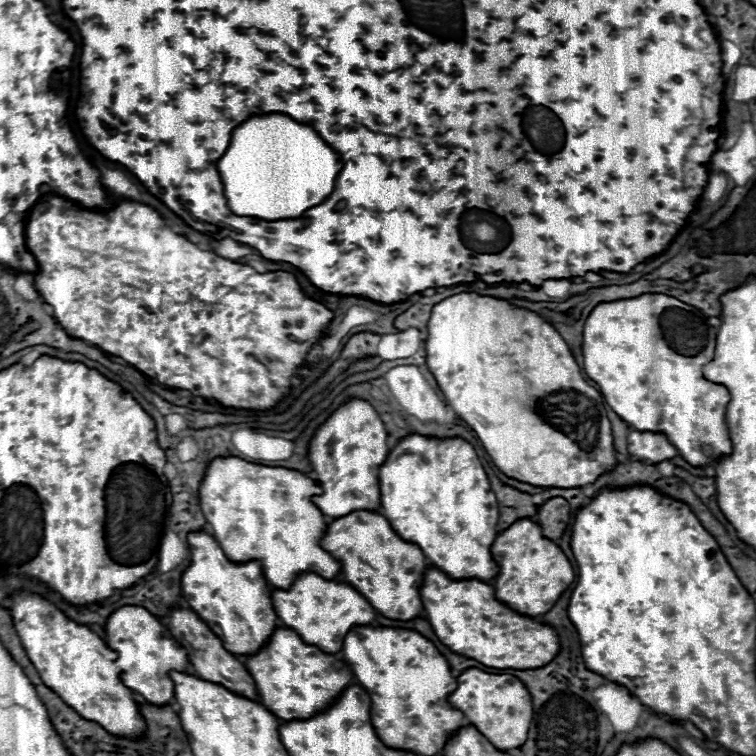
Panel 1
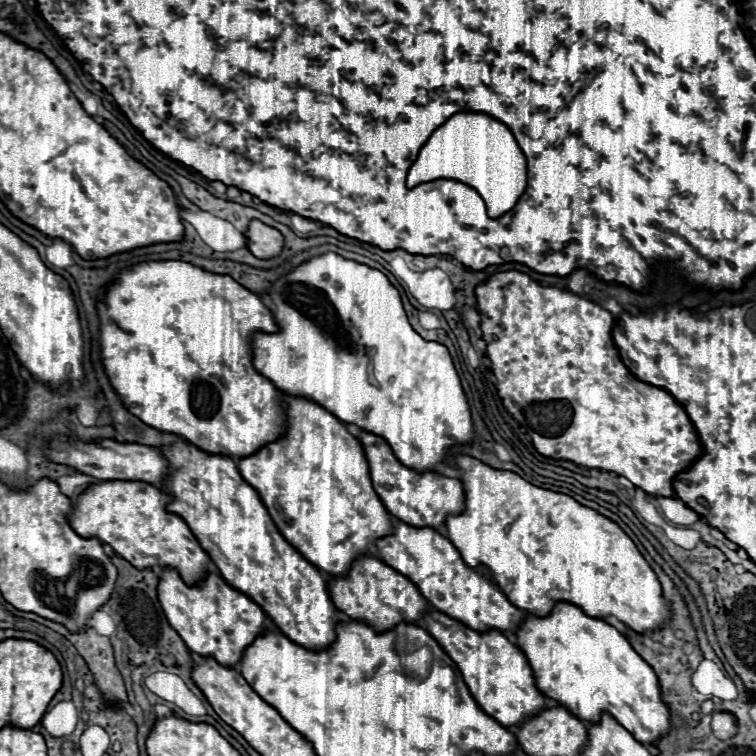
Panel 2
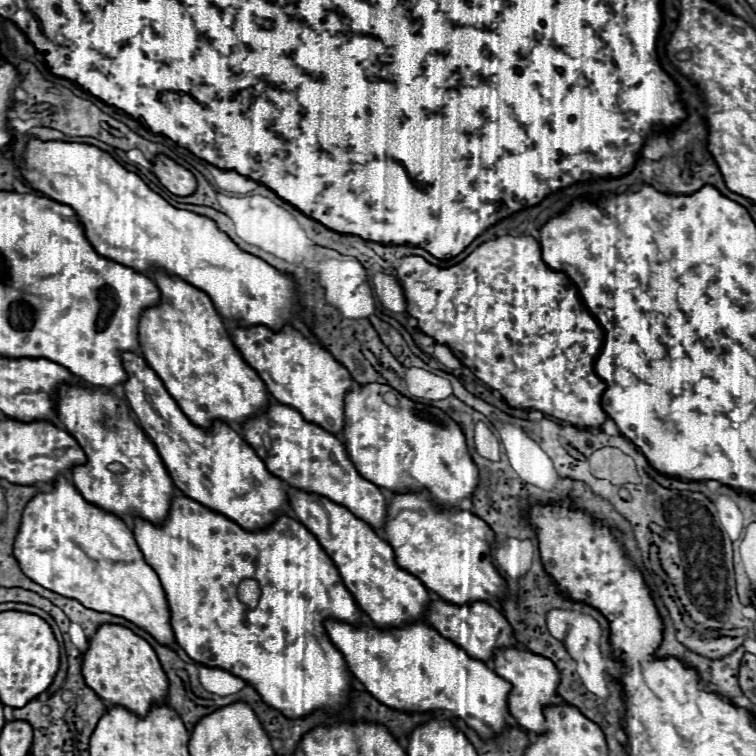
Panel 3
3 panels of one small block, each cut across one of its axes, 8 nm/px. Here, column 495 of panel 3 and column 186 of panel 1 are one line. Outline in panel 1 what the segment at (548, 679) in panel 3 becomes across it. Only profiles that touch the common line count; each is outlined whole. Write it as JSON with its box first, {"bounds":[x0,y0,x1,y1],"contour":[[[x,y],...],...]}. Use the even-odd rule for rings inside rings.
{"bounds":[104,606,188,704],"contour":[[[124,606],[108,616],[108,624],[104,626],[106,644],[110,650],[118,654],[118,662],[122,662],[122,682],[142,694],[152,704],[168,704],[174,698],[174,682],[170,680],[170,670],[188,670],[188,654],[182,644],[174,640],[168,628],[164,628],[146,608],[142,606]]]}

